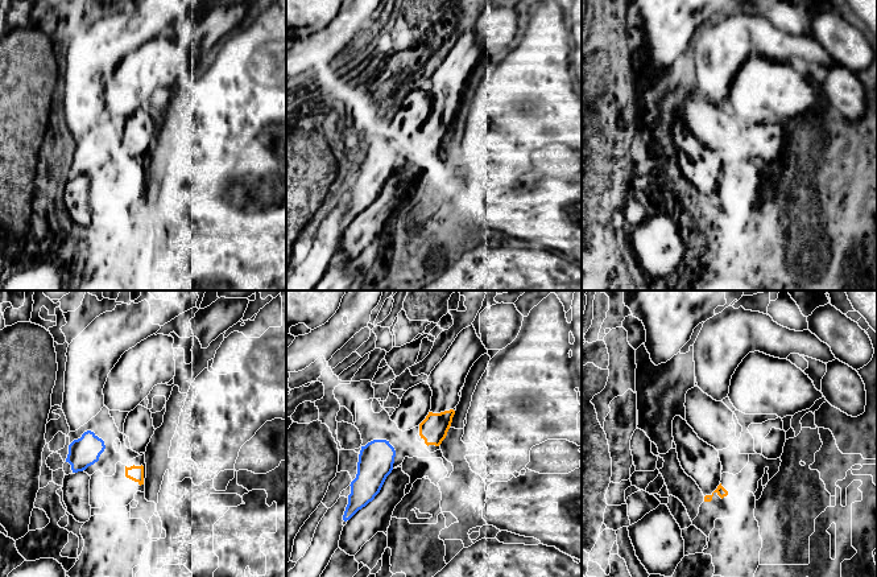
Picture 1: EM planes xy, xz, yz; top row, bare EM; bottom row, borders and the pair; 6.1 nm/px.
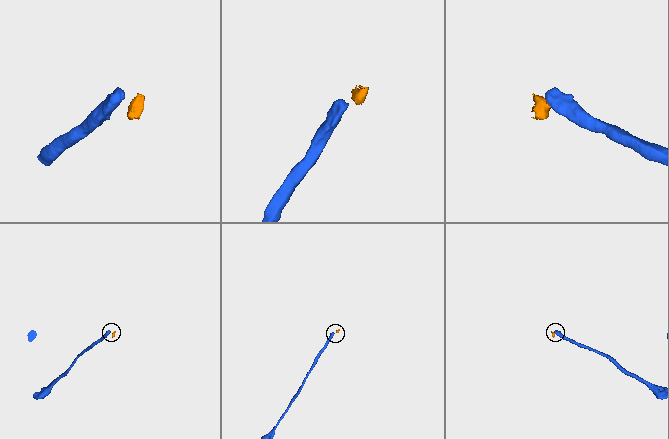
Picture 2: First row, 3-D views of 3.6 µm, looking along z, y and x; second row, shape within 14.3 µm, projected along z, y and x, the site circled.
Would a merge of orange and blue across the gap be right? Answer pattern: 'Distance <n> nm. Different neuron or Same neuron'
Distance 170 nm. Different neuron

